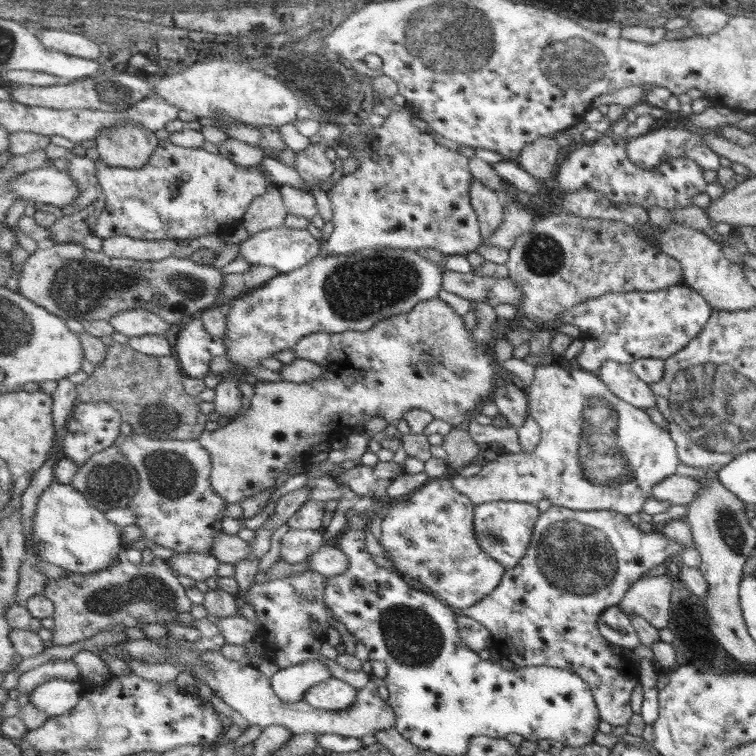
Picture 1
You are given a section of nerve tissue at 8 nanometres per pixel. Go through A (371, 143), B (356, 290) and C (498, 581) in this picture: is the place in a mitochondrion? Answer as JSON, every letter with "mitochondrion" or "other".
{"A":"other","B":"mitochondrion","C":"other"}

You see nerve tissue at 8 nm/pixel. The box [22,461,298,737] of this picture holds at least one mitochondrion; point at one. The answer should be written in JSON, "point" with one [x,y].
{"point":[143,588]}

